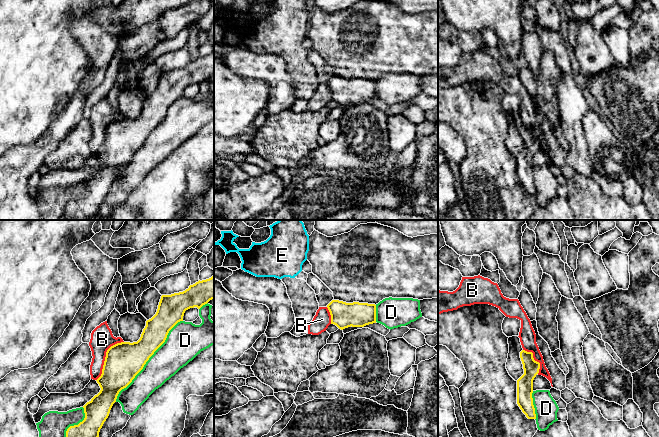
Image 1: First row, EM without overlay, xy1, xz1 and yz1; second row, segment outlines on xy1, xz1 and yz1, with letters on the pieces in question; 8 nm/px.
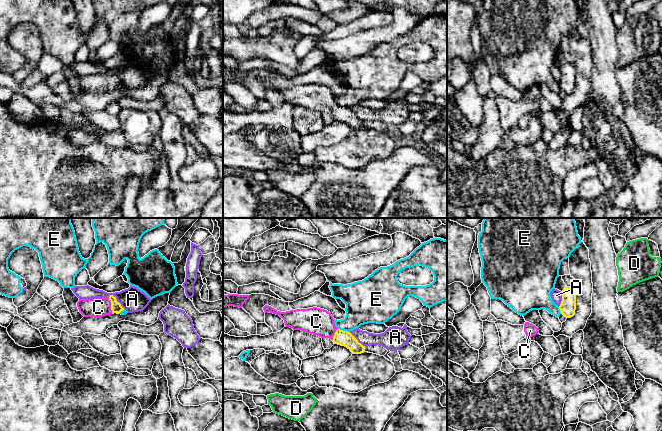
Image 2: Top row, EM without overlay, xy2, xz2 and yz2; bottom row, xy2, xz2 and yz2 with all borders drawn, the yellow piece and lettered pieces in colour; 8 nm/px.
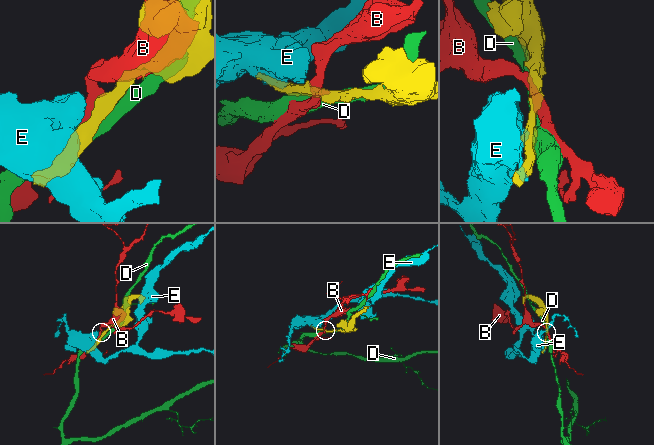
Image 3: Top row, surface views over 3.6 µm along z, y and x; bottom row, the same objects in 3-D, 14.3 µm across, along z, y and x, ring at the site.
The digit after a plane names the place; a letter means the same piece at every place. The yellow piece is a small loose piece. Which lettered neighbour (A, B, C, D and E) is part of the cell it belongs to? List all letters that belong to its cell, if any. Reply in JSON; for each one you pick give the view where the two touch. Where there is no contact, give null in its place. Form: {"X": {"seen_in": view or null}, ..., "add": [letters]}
{"C": {"seen_in": "xy2"}, "add": ["C"]}

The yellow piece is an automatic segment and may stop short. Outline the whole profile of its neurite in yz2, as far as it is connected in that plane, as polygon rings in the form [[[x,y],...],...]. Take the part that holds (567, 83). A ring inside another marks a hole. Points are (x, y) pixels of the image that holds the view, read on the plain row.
[[[565,63],[562,67],[562,77],[559,82],[561,90],[566,94],[571,94],[575,90],[576,86],[576,68],[575,65]]]

